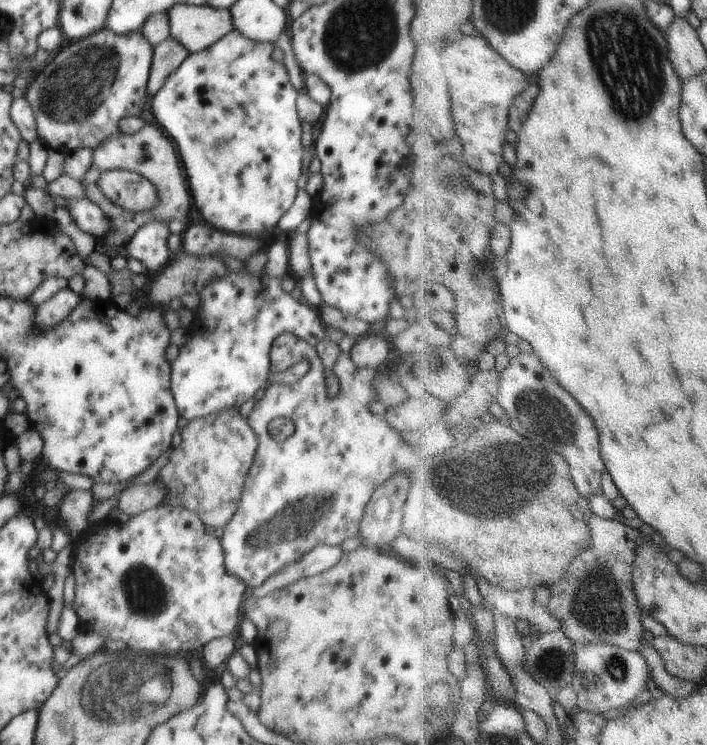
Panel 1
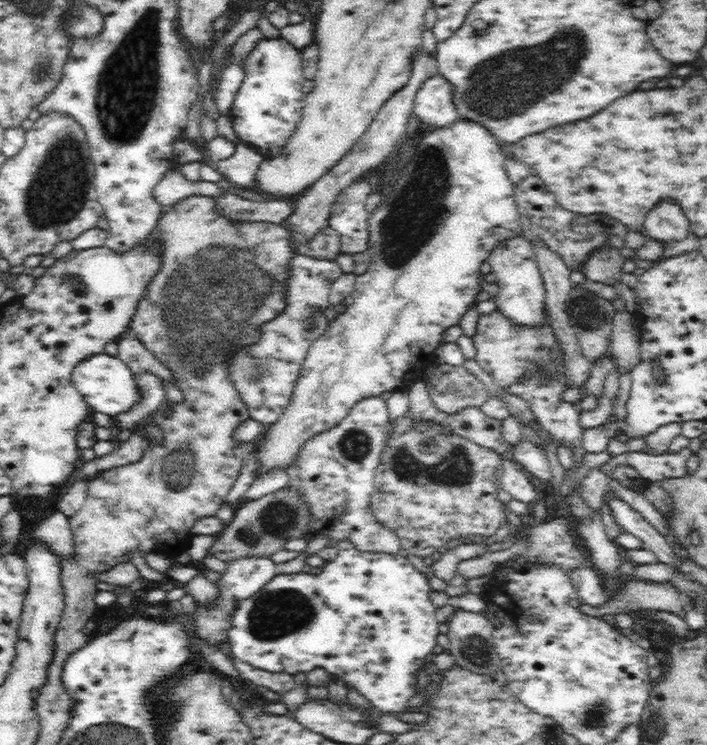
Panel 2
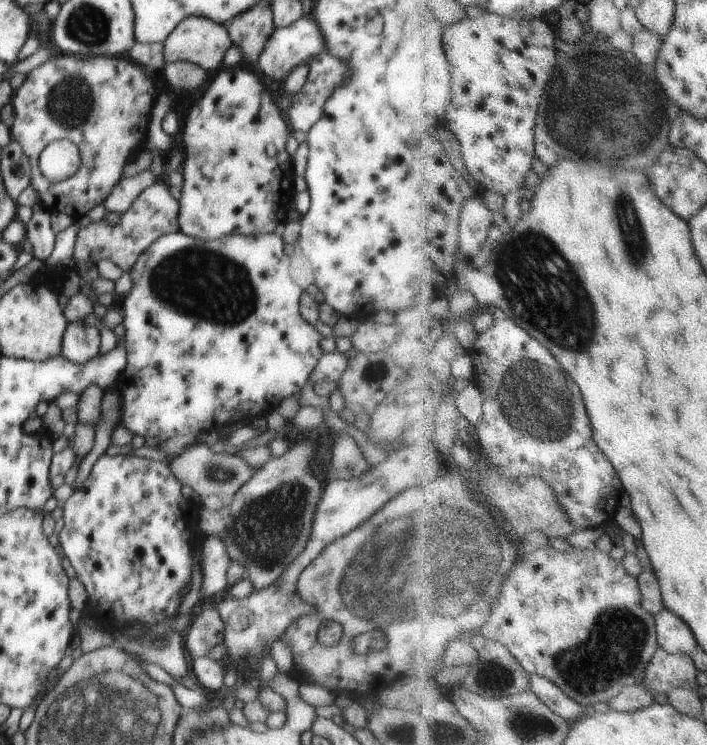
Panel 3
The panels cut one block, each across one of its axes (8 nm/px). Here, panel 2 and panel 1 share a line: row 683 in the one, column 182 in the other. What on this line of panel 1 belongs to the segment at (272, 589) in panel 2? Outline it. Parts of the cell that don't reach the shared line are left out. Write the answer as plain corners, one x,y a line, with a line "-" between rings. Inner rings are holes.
234,268
222,278
214,278
206,284
199,294
200,334
191,335
190,340
180,347
178,358
171,362
171,391
180,416
187,420
210,417
220,410
242,406
248,402
260,388
264,388
270,374
270,350
277,336
286,333
299,334
311,345
316,345
325,336
325,325
319,309
305,303
292,293
284,292
281,280
270,278
262,271
260,276
250,276
242,268
240,272

